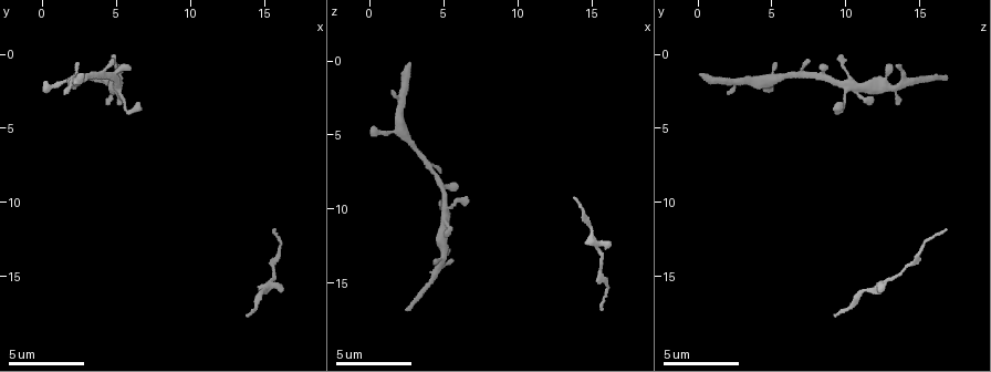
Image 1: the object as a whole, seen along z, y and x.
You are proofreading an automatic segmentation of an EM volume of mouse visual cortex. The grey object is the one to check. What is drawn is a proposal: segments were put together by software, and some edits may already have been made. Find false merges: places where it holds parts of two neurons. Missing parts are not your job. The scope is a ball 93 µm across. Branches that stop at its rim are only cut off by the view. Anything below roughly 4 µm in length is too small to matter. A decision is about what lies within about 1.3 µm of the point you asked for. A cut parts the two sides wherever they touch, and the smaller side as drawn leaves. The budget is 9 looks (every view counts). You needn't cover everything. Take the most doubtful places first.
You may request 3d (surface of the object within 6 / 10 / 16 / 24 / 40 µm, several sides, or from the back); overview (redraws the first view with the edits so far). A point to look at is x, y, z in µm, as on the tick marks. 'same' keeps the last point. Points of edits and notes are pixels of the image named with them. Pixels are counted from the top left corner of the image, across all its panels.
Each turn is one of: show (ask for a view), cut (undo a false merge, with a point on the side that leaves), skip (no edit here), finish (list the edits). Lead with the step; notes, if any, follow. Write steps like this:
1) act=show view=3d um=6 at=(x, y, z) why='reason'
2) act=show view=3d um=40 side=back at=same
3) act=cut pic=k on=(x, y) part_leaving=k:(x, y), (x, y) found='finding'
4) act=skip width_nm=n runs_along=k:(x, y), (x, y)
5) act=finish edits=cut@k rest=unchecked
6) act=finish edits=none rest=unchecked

act=show view=3d um=10 at=(5.0, 1.8, 10.0) why='four or more arms meet'

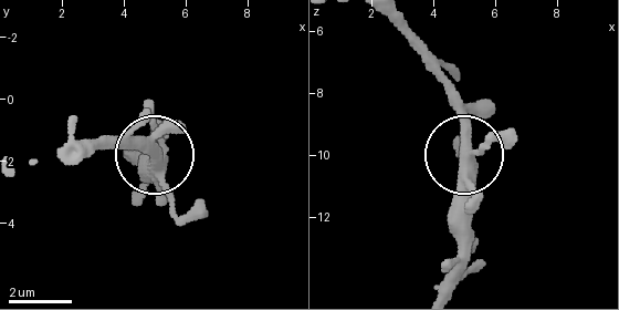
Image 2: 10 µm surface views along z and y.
act=show view=3d um=6 at=same

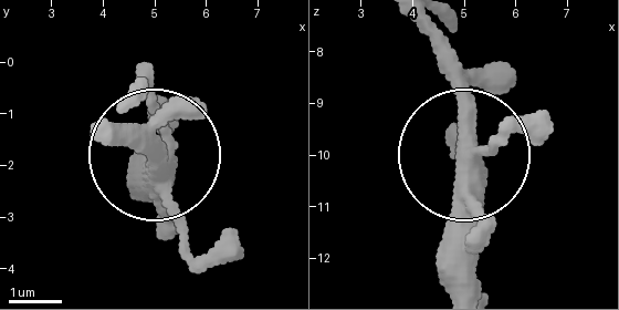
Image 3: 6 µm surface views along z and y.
act=skip side_arm_um=7 arms=4 found='continuous, no second neuron'

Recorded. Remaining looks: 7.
act=show view=3d um=6 at=(15.6, 15.0, 13.2) why='thick turns thin'

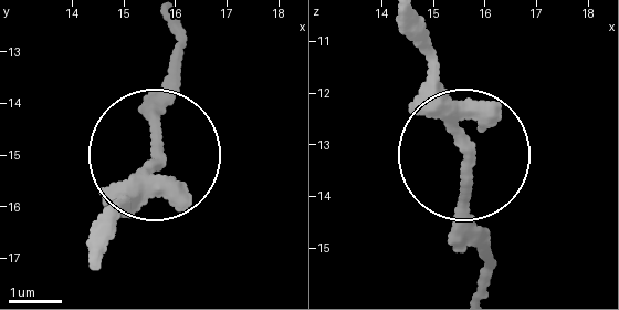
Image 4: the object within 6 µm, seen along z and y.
act=skip found='one neuron here'

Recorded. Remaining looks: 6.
act=show view=3d um=6 at=(3.0, 1.8, 5.6) why='three arms meet'

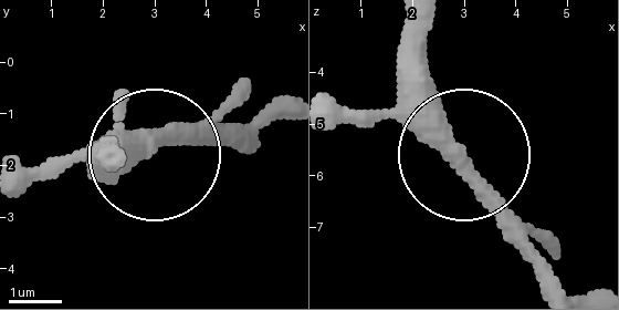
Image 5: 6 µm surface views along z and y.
act=skip width_nm=320 runs_along=5:(556, 282), (406, 48) found='all the same neuron'

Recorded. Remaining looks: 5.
act=show view=3d um=10 at=(15.6, 12.2, 16.4) why='narrows sharply'

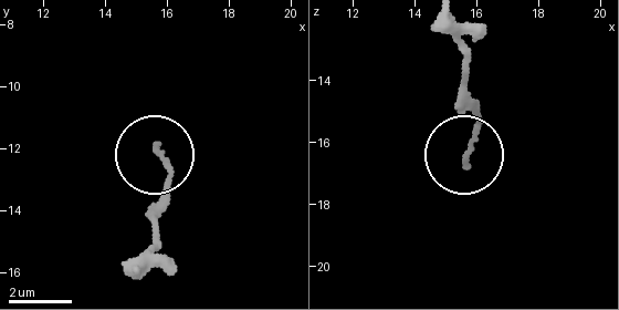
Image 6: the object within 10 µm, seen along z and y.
act=skip found='continuous, no second neuron'

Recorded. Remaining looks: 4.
act=finish edits=none rest=unchecked

